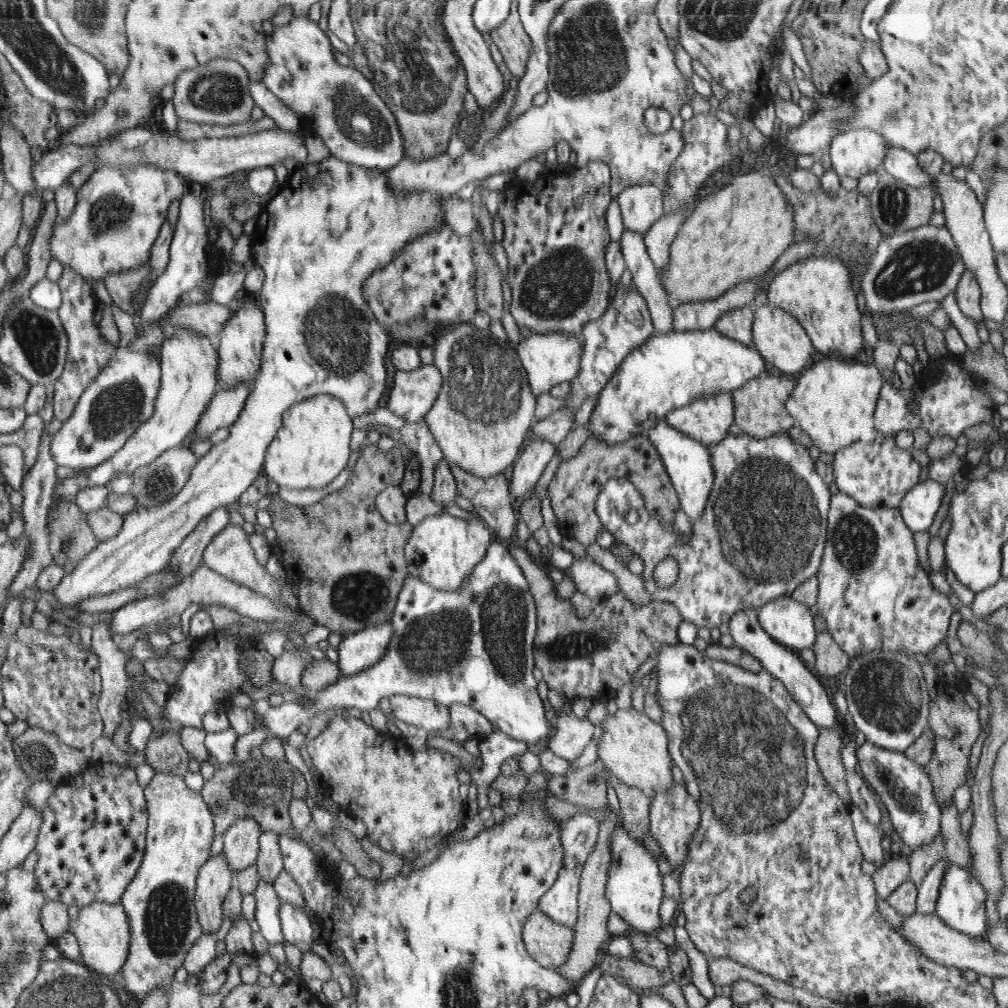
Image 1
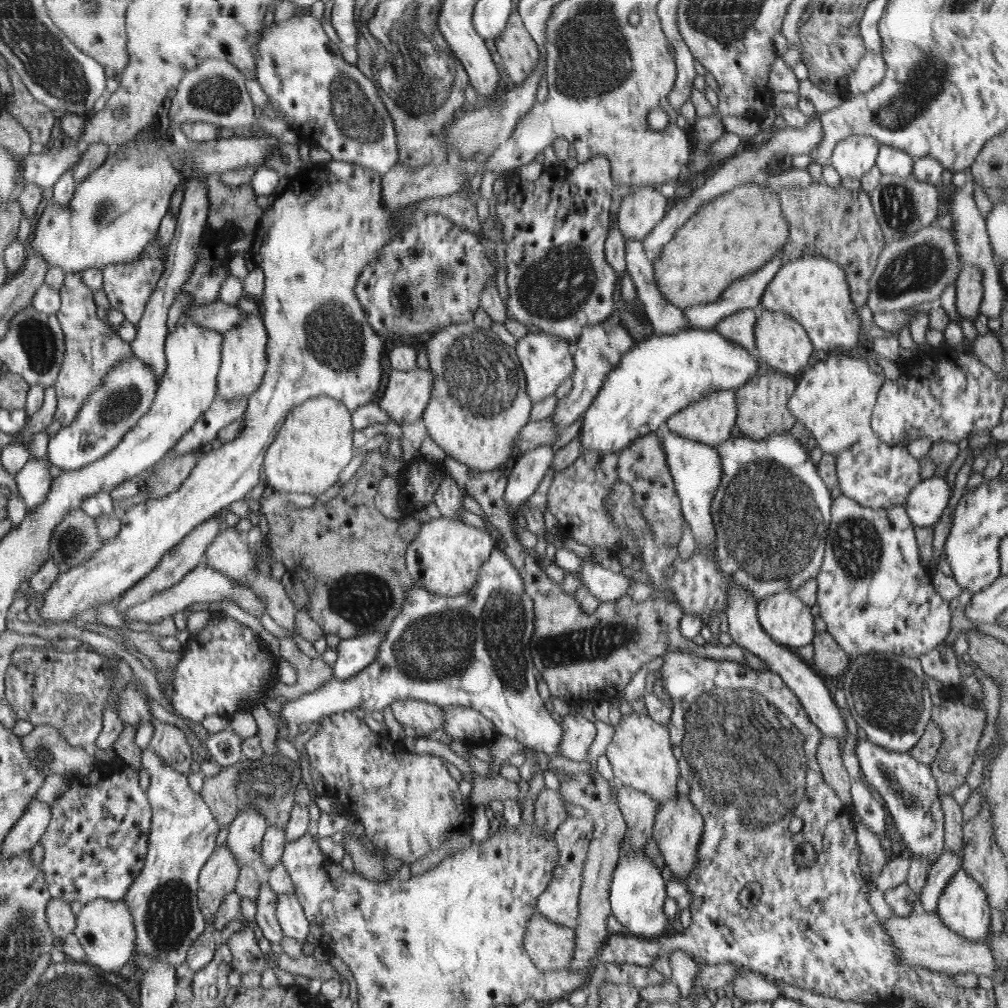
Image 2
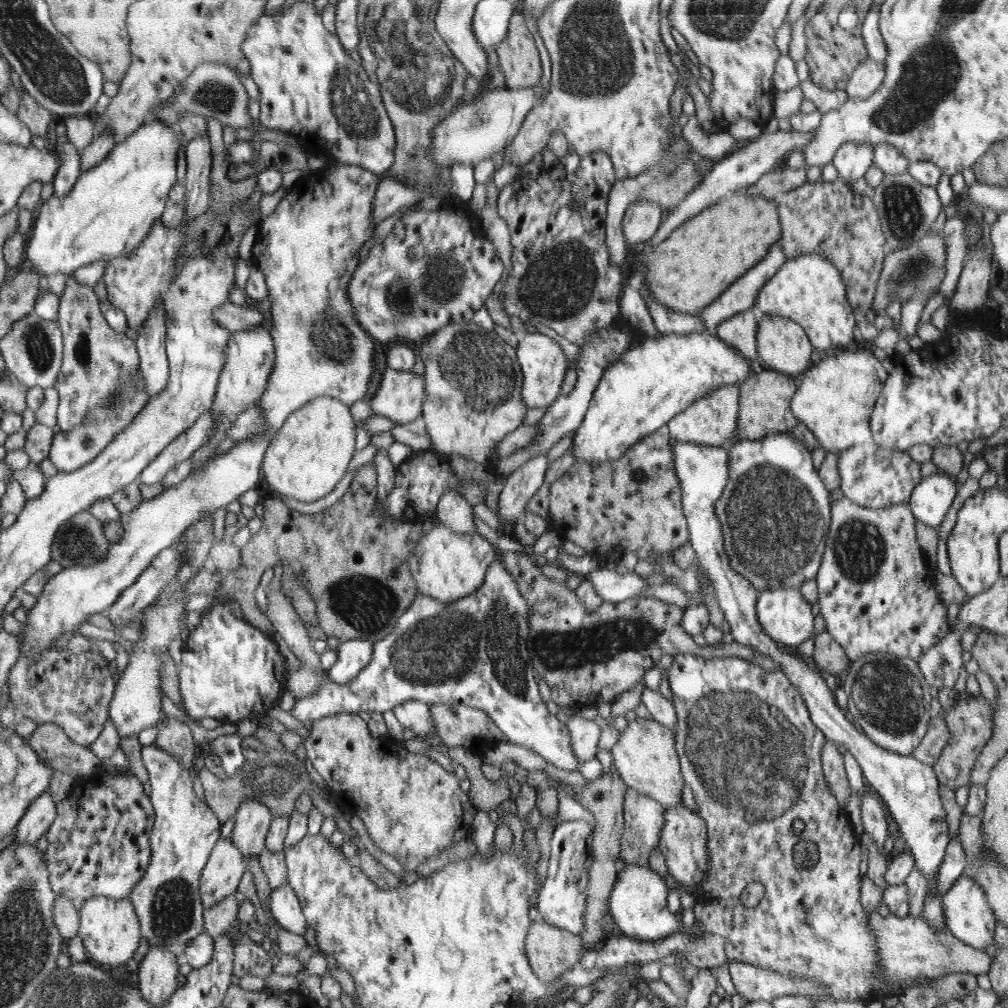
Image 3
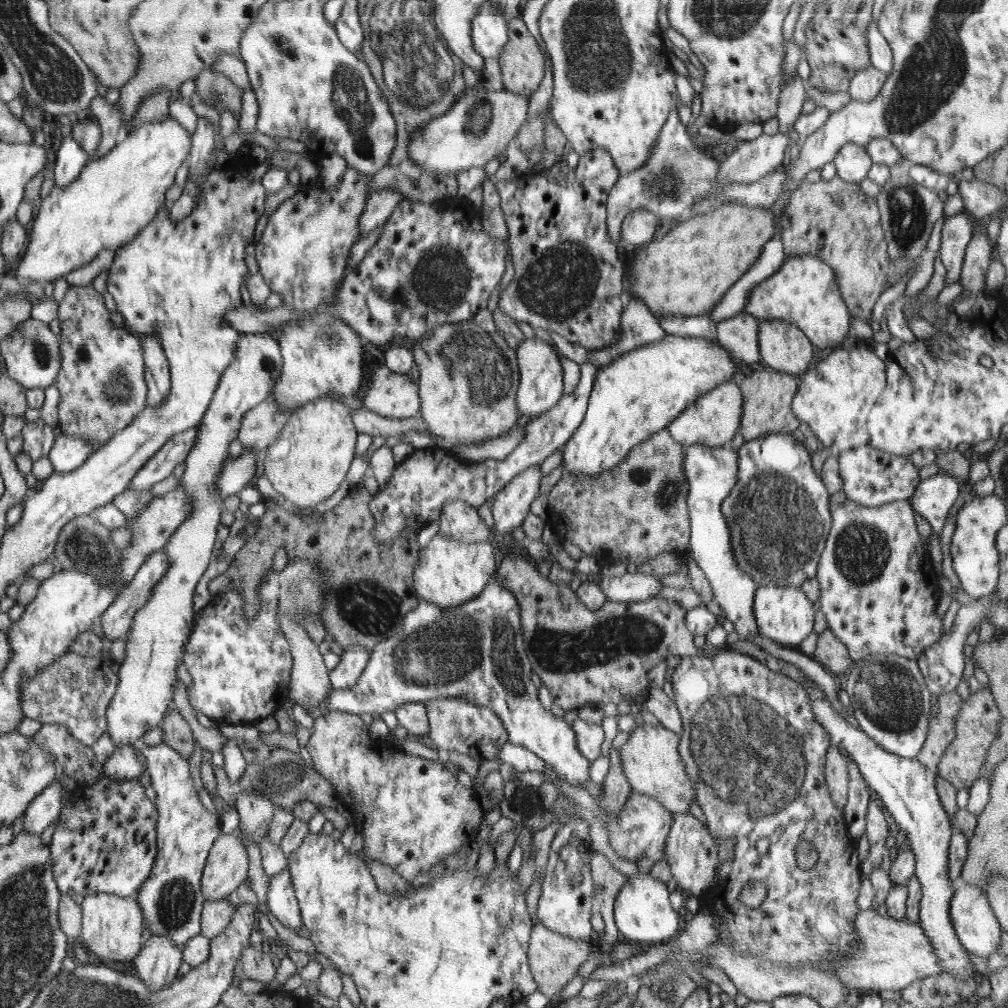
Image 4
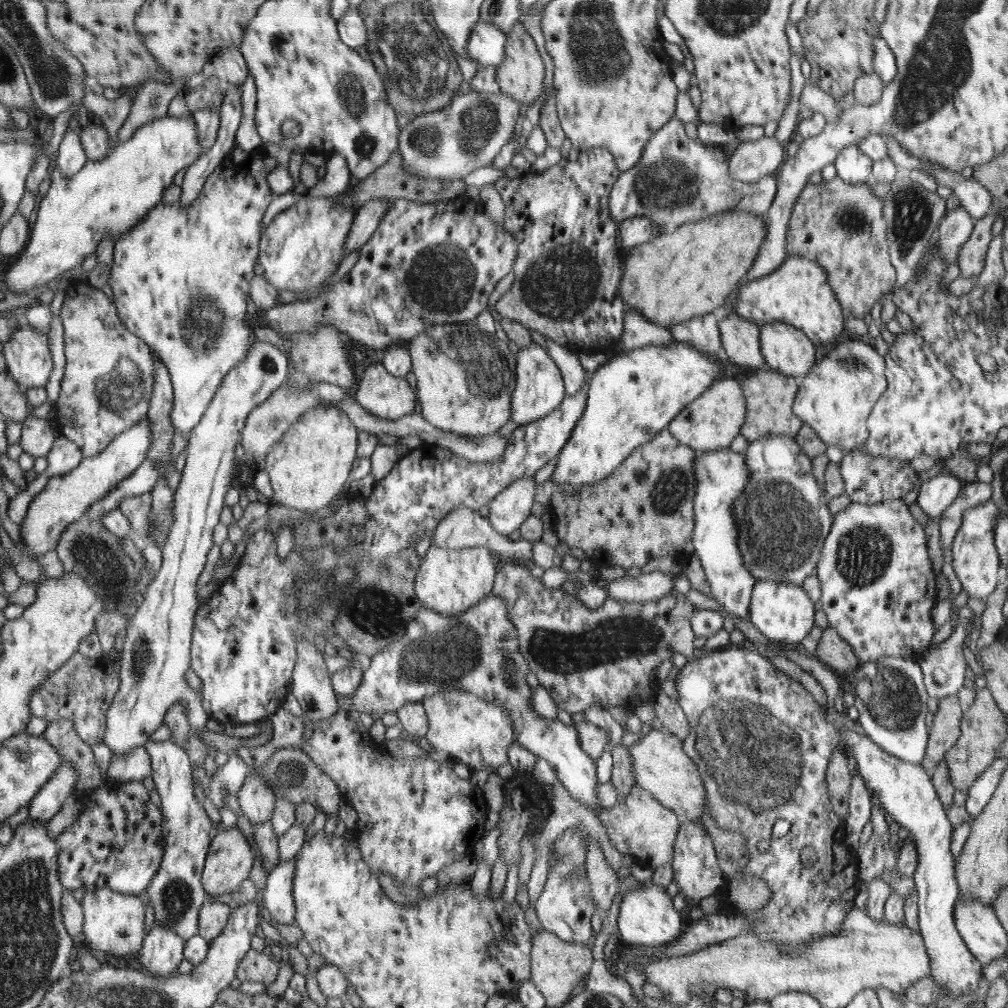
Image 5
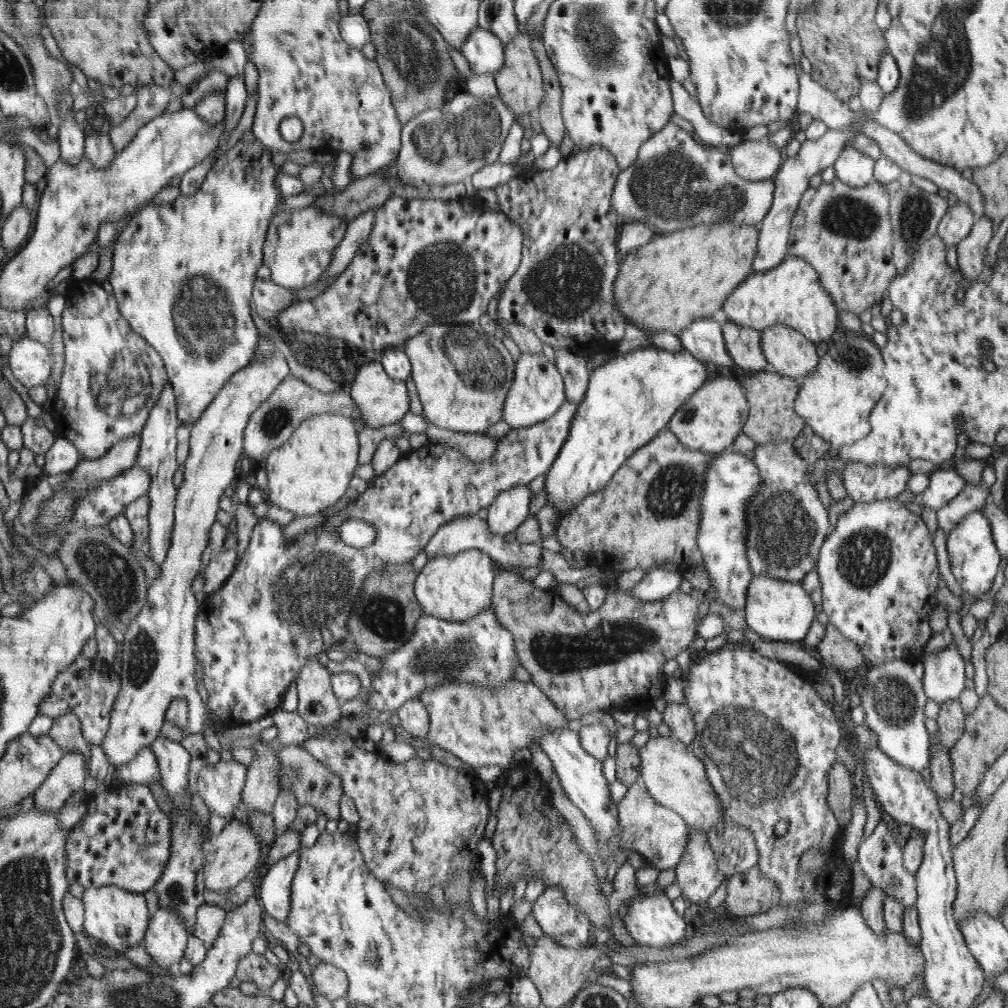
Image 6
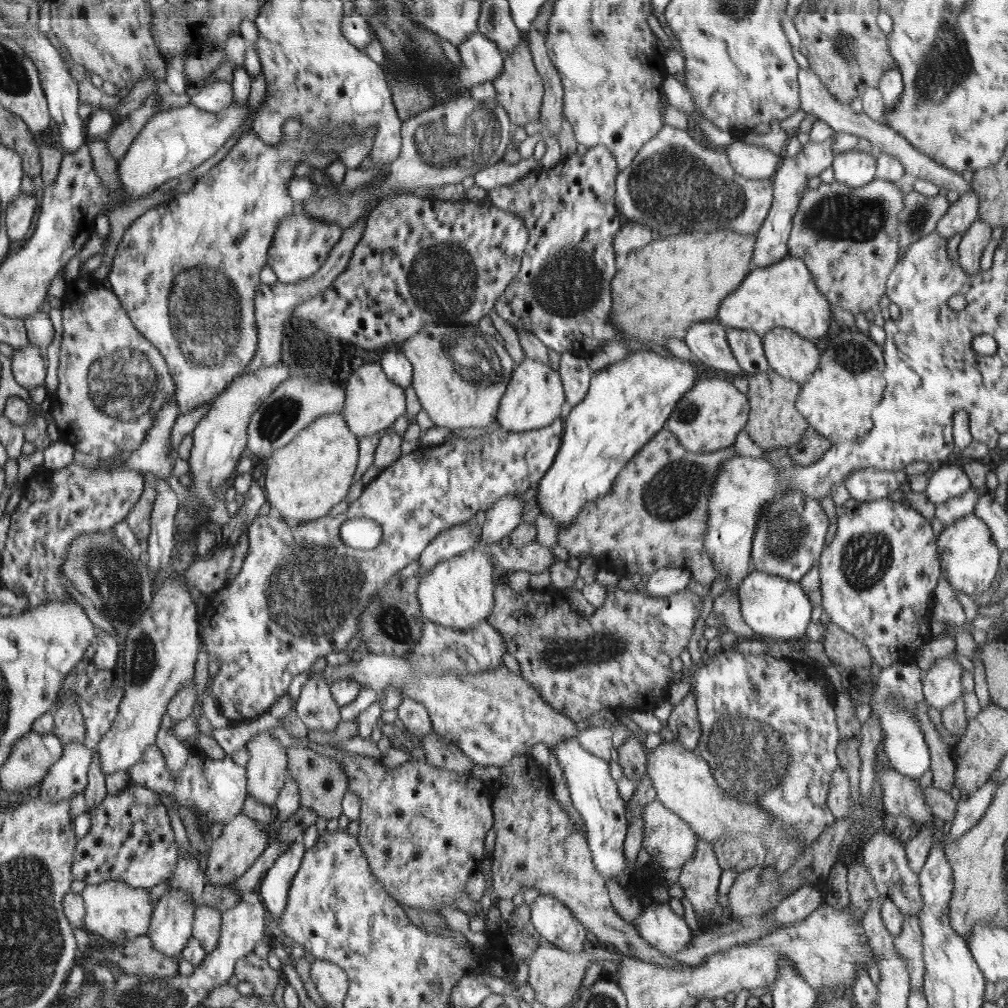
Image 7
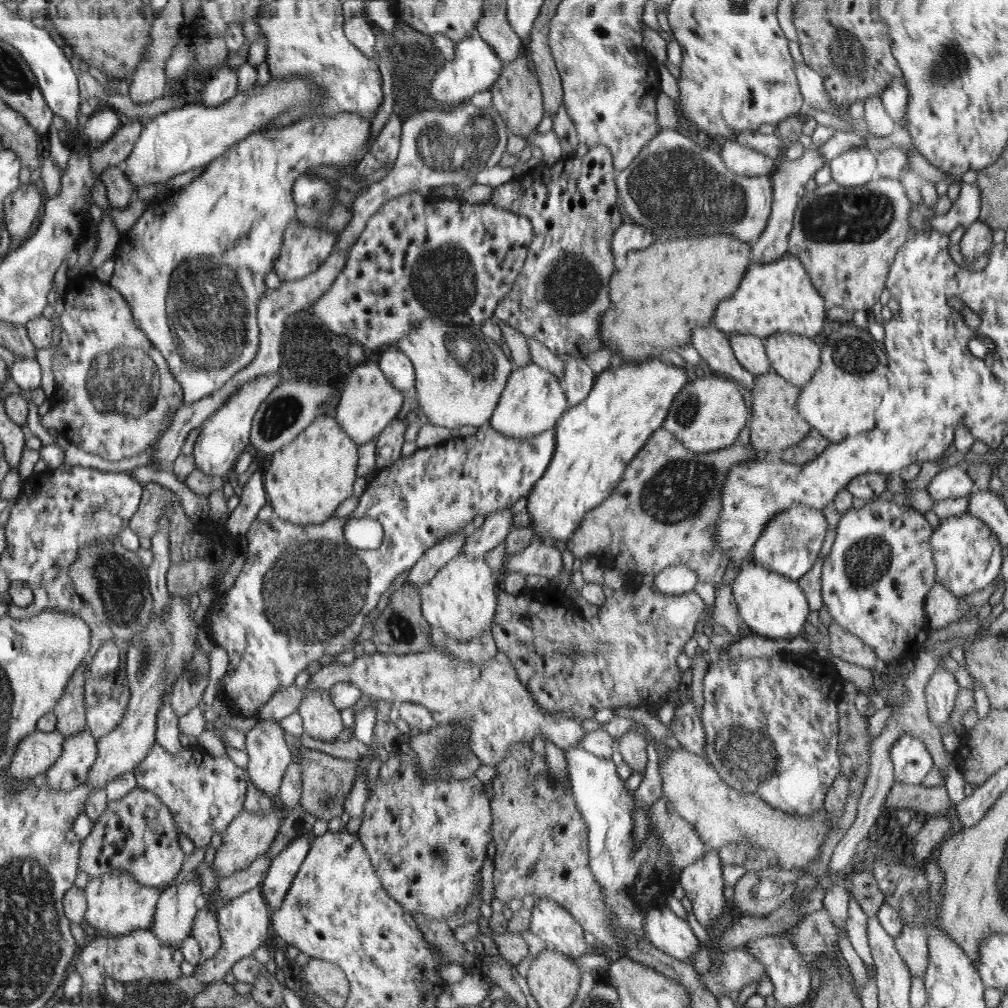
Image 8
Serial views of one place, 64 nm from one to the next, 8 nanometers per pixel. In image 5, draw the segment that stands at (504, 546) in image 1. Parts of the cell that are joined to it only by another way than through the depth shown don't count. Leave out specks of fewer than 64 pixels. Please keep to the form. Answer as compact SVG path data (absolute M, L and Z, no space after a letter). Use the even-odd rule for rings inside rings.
M494 591L487 599L480 601L478 607L456 616L444 616L436 610L421 607L408 623L405 635L371 659L372 663L363 674L357 691L348 697L337 694L340 709L353 715L367 712L378 718L431 694L464 689L501 704L515 728L514 742L547 760L574 800L586 808L598 805L597 760L584 752L574 725L568 726L563 719L543 718L531 706L530 686L525 677L530 665L520 651L518 628L511 620L508 601L496 597Z

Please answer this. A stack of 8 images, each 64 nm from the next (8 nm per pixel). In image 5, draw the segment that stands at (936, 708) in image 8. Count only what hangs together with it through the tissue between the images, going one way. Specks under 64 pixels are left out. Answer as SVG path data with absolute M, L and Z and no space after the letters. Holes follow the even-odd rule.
M962 607L959 611L958 626L948 640L941 642L940 644L934 644L928 648L923 654L922 660L919 665L923 672L923 683L929 696L942 699L947 696L954 696L958 694L958 690L962 688L968 682L964 677L966 674L967 664L964 660L964 653L962 653L962 647L964 644L965 636L967 636L970 628L969 622L973 620L975 622L976 616L968 607Z

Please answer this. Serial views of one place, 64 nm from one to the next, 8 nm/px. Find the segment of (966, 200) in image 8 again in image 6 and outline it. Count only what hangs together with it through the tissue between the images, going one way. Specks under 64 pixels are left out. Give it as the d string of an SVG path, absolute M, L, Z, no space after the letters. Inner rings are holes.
M959 201L957 205L949 207L946 211L946 214L939 222L936 234L943 240L946 248L950 244L957 245L968 236L975 222L976 216L969 207L969 204Z

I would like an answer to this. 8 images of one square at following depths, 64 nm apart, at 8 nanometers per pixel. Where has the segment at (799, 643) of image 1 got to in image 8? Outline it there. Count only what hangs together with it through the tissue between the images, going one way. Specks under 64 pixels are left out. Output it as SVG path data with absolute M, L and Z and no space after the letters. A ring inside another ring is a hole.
M753 561L747 562L740 569L731 588L739 615L754 633L784 639L804 635L804 625L810 615L810 608L797 581Z

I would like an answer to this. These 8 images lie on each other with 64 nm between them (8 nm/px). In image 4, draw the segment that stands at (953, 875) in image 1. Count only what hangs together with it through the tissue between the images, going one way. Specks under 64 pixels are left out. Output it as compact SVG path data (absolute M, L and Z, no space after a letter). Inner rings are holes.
M961 877L955 884L955 891L950 901L949 910L954 927L954 934L960 940L960 944L968 953L976 956L984 956L984 959L998 951L1002 929L992 907L989 905L986 893L977 886L963 882Z

